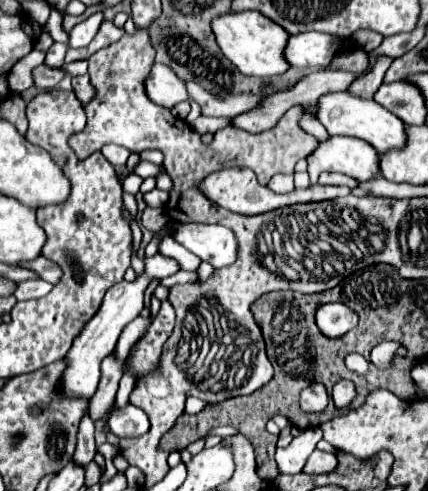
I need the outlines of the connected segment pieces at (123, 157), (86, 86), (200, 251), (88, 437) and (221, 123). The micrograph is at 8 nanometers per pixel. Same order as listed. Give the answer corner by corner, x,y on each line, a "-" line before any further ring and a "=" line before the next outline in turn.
102,148
102,154
104,158
112,164
112,166
122,166
126,164
130,152
128,150
120,150
120,148
=
84,74
84,76
74,76
74,78
72,78
72,88
74,88
74,92
76,92
76,98
78,98
82,104
88,104
90,98
94,96
94,86
92,86
88,74
=
176,224
172,234
184,248
210,262
214,268
232,266
238,256
238,242
232,230
220,224
=
80,422
78,426
78,442
76,442
76,452
74,452
74,462
86,466
90,460
94,460
96,454
96,446
94,446
94,438
92,438
92,424
90,422
=
200,116
191,124
191,126
202,136
206,133
214,134
217,130
231,125
231,121
232,118

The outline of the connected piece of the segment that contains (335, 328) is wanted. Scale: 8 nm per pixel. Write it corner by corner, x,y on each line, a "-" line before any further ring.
324,304
316,312
316,324
328,338
340,338
358,324
358,316
345,304

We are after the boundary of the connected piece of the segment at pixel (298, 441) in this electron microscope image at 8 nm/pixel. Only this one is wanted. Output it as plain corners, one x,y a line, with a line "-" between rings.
310,428
302,430
302,434
296,436
288,448
277,448
275,460
279,473
295,475
302,472
308,456
314,452
320,440
322,440
320,428

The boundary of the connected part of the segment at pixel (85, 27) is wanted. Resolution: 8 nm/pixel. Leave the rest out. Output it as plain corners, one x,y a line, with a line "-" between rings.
96,12
96,14
92,14
90,18
86,18
86,20
82,20
80,24
76,24
76,26
72,28
72,32
70,32
70,42
68,42
68,46
70,46
70,48
84,48
84,46
88,46
88,44
92,42
92,38
96,36
102,18
104,18
102,12

